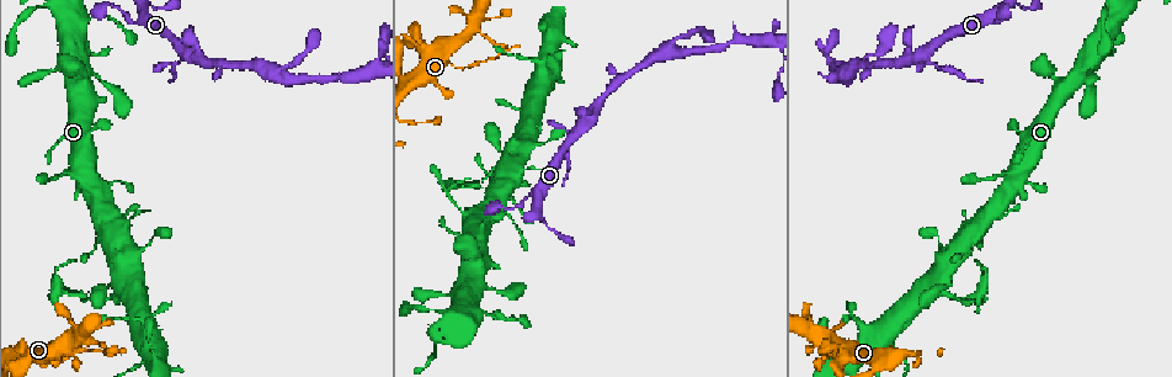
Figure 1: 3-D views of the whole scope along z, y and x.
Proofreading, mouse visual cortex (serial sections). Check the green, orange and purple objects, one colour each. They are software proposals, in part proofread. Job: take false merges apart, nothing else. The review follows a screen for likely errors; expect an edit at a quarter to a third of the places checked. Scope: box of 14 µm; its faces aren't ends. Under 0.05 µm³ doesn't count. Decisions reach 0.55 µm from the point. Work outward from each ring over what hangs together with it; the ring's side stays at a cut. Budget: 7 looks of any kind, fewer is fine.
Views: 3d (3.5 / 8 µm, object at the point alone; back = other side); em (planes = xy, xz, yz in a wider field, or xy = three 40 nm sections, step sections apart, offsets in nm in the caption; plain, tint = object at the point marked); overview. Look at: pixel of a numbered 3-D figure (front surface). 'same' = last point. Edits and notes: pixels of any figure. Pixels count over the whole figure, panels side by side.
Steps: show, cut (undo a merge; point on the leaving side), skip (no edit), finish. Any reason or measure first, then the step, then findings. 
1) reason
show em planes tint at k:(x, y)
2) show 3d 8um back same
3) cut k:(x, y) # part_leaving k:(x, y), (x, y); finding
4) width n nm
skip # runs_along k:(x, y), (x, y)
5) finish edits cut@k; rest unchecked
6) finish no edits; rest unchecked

show 3d 8um at 1:(540, 70)

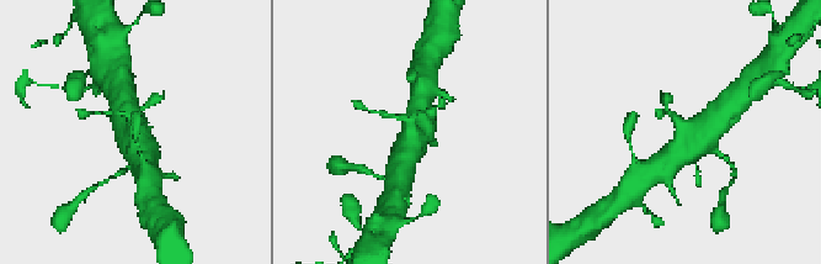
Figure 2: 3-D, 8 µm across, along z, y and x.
need the tissue
show em xy step 5 tint at 2:(686, 129)

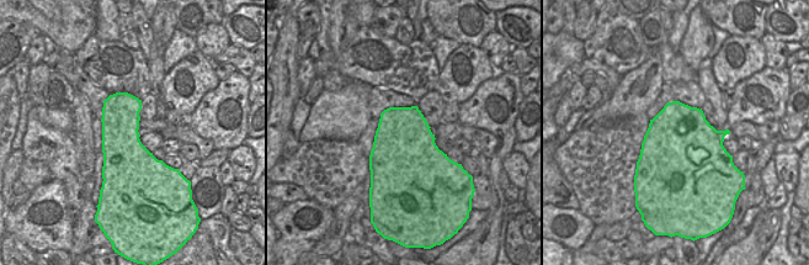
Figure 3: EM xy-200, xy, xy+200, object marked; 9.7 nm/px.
width 700 nm
skip # runs_along 2:(718, 117), (687, 148), (667, 160); one cell here

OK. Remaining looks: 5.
thin neck
show 3d 3.5um at 1:(954, 296)

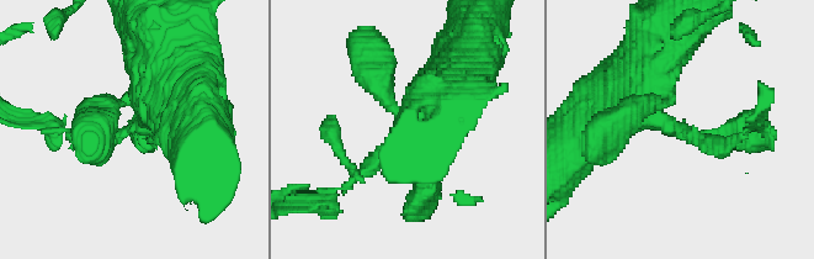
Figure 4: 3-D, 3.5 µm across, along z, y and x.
arms 3; arm_widths 150, 200, 500 nm; shape alone is not enough
show em xy step 1 tint at 4:(124, 130)

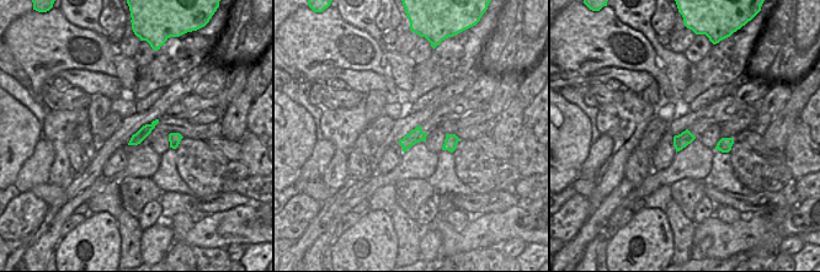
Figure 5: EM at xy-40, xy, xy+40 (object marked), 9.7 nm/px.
skip # runs_along 4:(462, 69), (349, 185); one cell here

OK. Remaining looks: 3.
narrows sharply
show 3d 3.5um at 1:(469, 66)

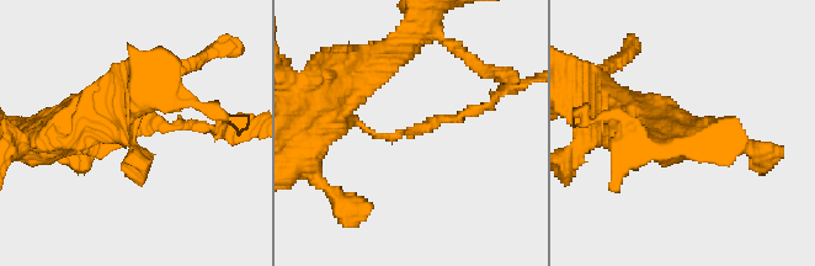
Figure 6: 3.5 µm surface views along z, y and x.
show em xy step 3 tint at 6:(404, 133)

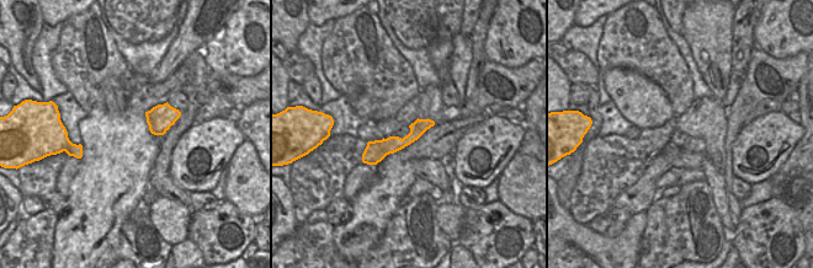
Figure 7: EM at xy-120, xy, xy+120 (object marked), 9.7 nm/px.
cut 6:(432, 124) # part_leaving 6:(401, 134), (484, 108), (507, 90); a second cell is stuck on

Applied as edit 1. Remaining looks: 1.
finish edits cut@6; rest unchecked

